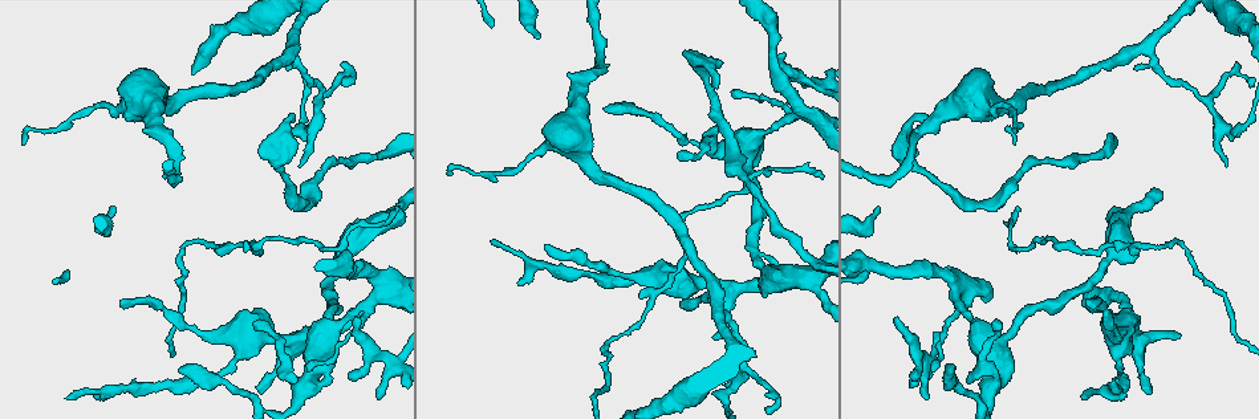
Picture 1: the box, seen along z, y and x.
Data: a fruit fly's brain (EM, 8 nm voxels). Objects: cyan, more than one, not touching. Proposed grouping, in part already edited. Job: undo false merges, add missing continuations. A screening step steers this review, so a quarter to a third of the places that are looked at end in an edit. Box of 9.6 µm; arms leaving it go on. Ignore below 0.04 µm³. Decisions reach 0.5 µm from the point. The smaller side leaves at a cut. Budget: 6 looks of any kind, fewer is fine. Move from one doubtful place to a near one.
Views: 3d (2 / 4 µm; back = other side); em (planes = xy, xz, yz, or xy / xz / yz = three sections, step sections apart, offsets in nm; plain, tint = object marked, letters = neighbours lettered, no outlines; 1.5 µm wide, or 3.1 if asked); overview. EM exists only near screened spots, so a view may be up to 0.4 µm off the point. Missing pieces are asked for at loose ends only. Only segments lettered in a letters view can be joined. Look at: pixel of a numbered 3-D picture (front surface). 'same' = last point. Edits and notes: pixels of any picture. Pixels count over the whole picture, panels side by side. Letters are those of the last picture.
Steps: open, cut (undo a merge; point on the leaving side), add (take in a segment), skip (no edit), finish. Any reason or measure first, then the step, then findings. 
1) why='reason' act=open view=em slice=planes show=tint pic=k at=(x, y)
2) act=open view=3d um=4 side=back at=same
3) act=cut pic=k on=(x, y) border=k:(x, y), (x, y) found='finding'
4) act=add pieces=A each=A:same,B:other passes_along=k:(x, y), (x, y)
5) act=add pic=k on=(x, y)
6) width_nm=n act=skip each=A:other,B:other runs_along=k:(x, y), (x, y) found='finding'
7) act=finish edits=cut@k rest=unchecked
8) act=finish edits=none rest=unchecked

why='branch stops here' act=open view=em slice=planes show=letters pic=1 at=(718, 84)

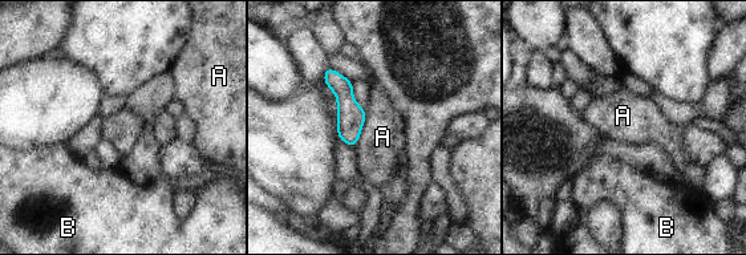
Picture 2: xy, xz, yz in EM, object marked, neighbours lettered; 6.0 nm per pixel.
act=skip each=A:other,B:other border=2:(367, 112), (359, 141), (353, 146) found='no lettered segment goes on from it'

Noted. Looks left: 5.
why='sudden change in width' act=open view=em slice=xz step=4 show=tint pic=1 at=(760, 265)

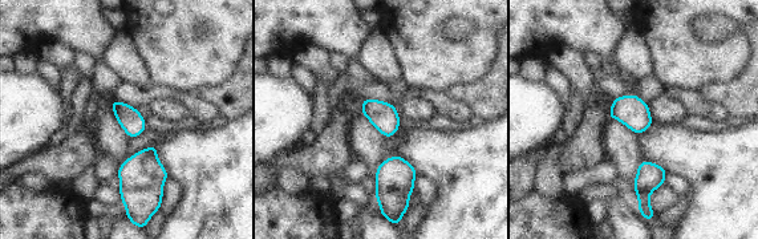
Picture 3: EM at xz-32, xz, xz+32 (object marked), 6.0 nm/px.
why='cut it another way' act=open view=em slice=planes show=letters at=same

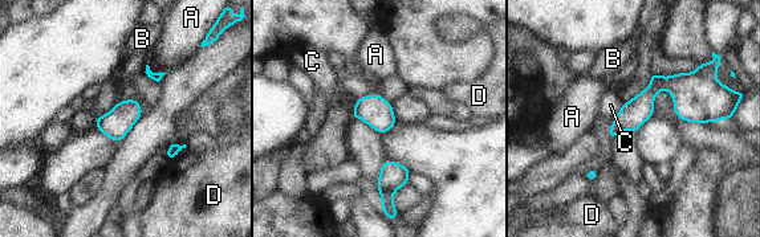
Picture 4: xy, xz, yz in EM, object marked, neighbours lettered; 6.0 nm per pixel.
width_nm=170 act=skip each=A:other,B:other,C:other,D:other runs_along=4:(714, 111), (658, 85), (610, 133) found='one cell here'

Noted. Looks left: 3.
why='branch stops here' act=open view=em slice=xz step=8 show=tint pic=1 at=(784, 54)

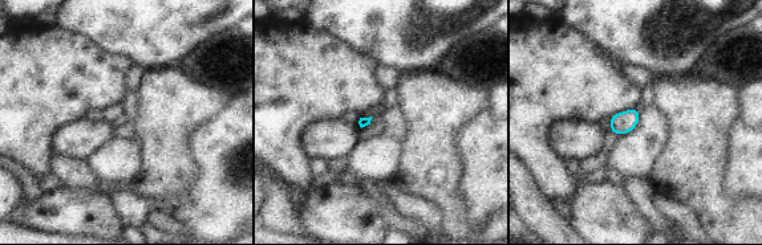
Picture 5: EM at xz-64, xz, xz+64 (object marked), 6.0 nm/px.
why='what lies round it' act=open view=em slice=xz step=8 show=letters at=same

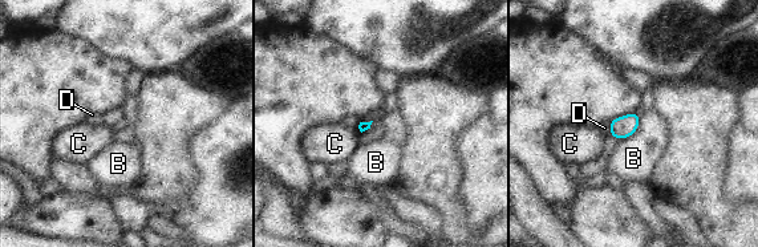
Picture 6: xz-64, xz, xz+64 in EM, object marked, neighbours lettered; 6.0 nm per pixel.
act=skip each=B:other,C:other,D:other border=6:(640, 114), (637, 129), (619, 141) found='none of them fits'

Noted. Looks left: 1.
act=finish edits=none rest=unchecked

